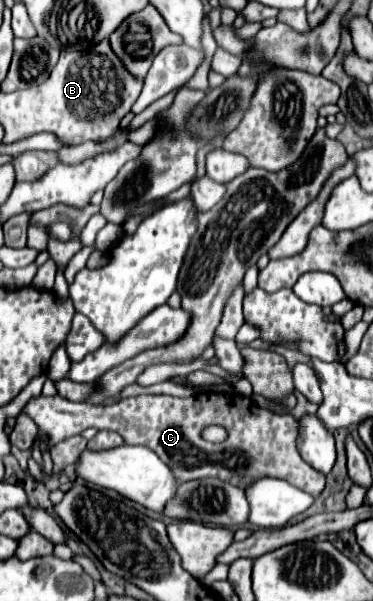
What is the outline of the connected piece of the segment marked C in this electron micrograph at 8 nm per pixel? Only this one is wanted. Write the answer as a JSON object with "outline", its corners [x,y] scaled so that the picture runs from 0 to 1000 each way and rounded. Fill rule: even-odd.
{"outline":[[[102,657],[86,661],[70,677],[59,681],[64,691],[91,697],[91,704],[107,710],[107,720],[123,720],[134,727],[134,740],[182,730],[193,724],[220,720],[236,710],[257,714],[284,714],[284,717],[311,717],[332,727],[338,740],[386,740],[408,747],[461,784],[472,800],[509,800],[509,797],[542,797],[542,794],[584,794],[595,800],[617,800],[622,807],[660,814],[681,800],[702,794],[745,794],[767,797],[799,814],[831,820],[836,827],[853,827],[869,814],[869,787],[847,784],[831,777],[799,754],[794,747],[794,727],[799,727],[799,700],[777,694],[772,687],[729,687],[708,684],[702,687],[670,687],[676,681],[676,664],[670,671],[617,671],[611,661],[590,657],[563,657],[563,661],[461,661],[461,657],[370,657],[349,664],[327,664],[322,671],[306,674],[236,674],[236,671],[193,671],[182,664],[166,664],[161,657],[123,661]],[[558,707],[595,707],[611,717],[611,730],[590,740],[558,737],[542,730],[542,714]]]}

